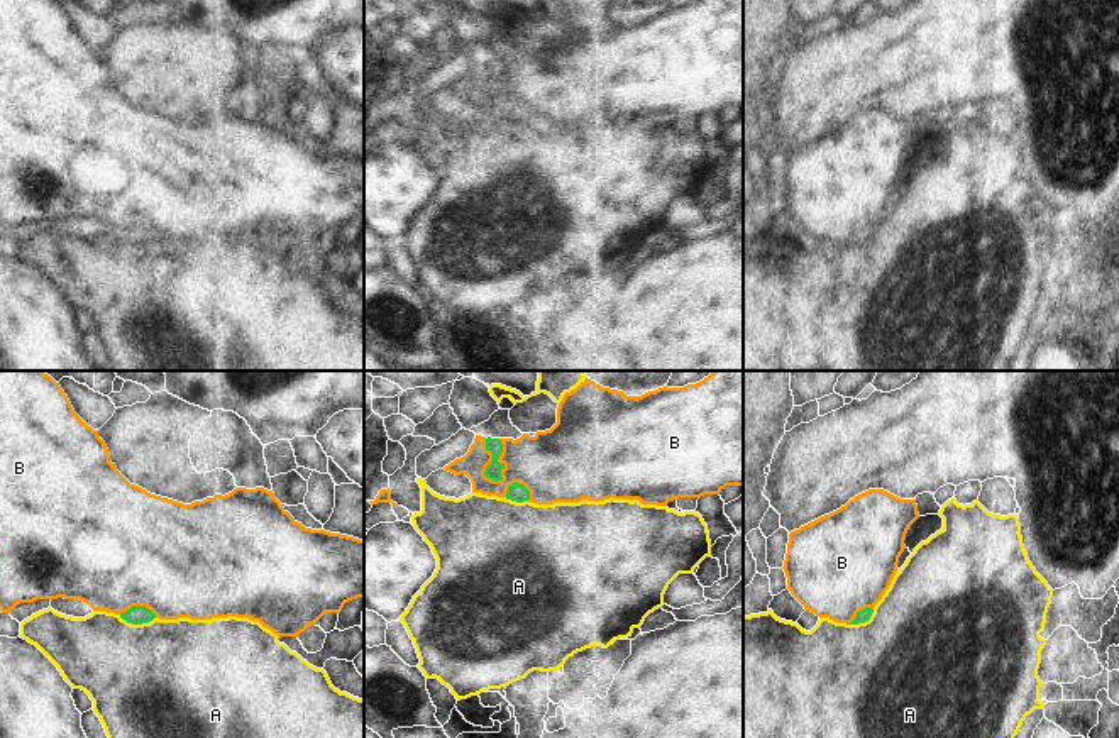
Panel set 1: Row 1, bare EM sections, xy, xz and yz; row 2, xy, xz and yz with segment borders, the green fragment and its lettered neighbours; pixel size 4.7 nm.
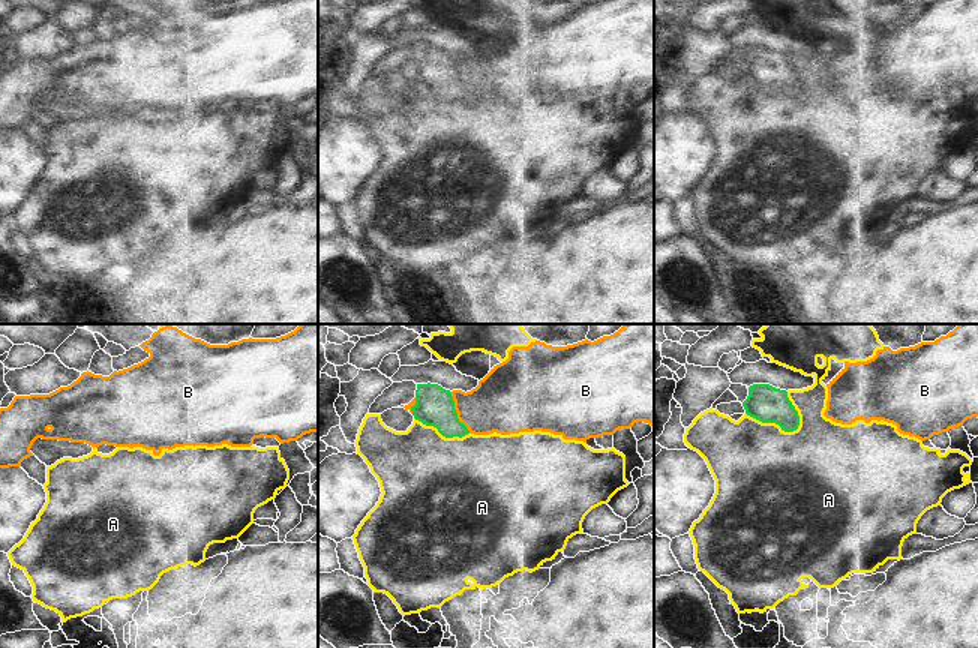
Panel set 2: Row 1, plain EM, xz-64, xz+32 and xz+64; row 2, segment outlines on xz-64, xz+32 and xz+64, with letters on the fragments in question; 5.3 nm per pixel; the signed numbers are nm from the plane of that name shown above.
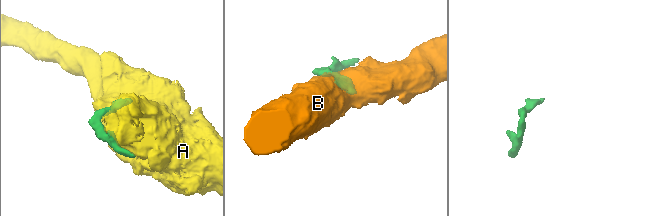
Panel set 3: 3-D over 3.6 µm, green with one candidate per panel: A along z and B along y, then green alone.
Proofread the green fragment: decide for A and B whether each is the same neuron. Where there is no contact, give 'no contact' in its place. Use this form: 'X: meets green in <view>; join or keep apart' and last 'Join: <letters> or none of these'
A: meets green in xy; keep apart
B: meets green in xz; keep apart
Join: none of these

